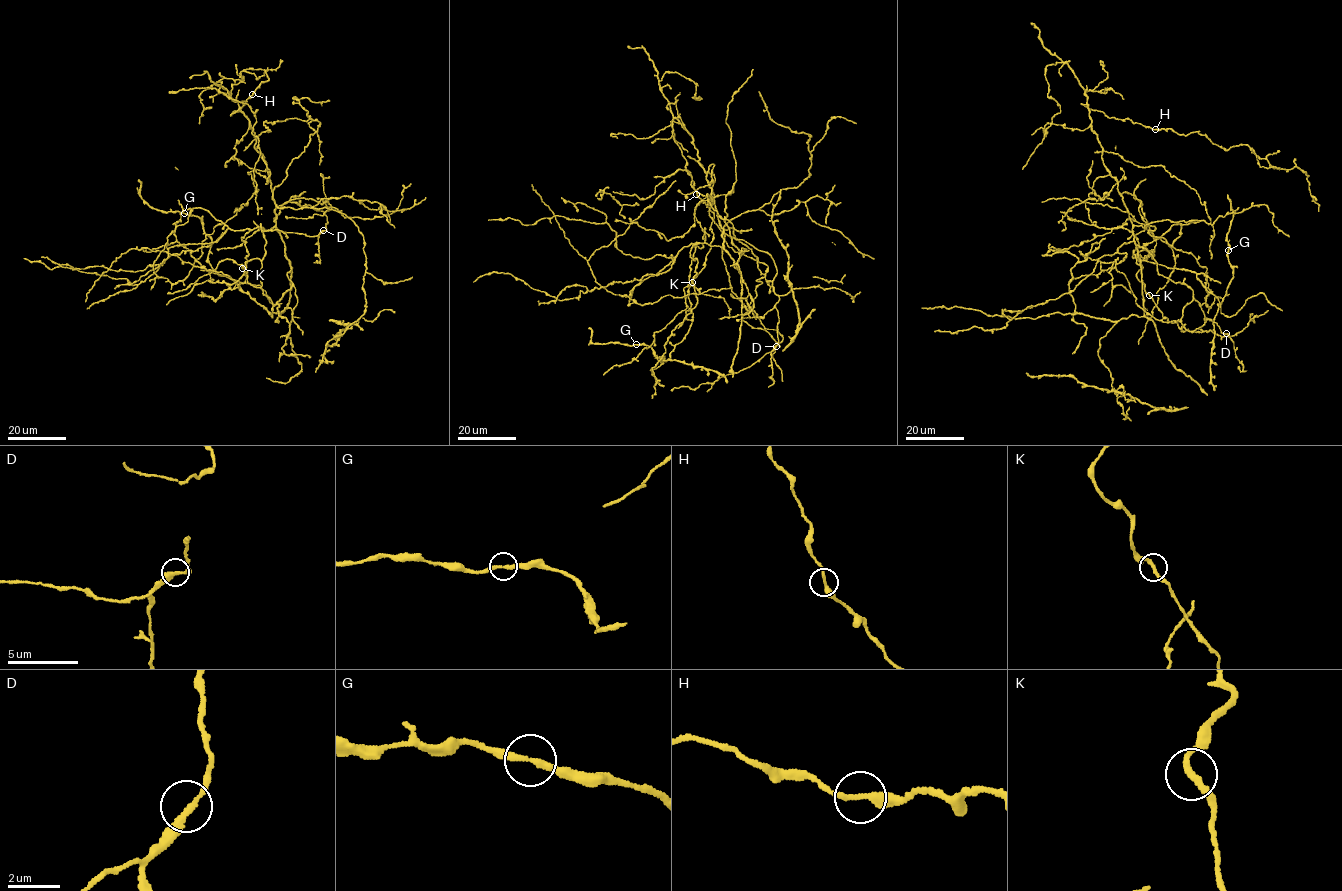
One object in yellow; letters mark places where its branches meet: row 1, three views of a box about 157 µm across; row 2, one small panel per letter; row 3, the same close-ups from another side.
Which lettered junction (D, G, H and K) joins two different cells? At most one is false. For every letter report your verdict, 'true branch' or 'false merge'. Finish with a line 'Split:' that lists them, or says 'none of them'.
D: true branch
G: true branch
H: true branch
K: true branch
Split: none of them

